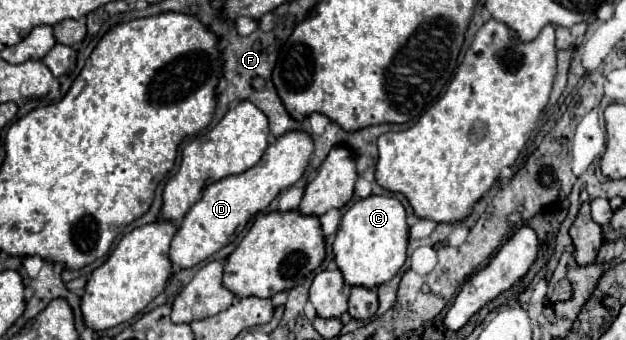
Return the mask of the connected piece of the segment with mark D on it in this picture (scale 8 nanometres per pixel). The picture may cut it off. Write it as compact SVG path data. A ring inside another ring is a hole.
M285 132L265 150L263 158L249 170L225 176L205 188L203 198L191 206L179 222L179 230L171 242L171 262L175 268L191 268L231 242L239 224L249 222L257 212L263 212L271 200L285 188L293 186L305 172L313 154L313 140L307 132Z

